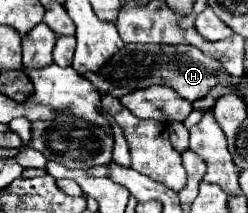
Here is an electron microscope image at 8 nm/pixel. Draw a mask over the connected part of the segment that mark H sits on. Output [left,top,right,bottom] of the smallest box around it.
[85,45,223,101]

